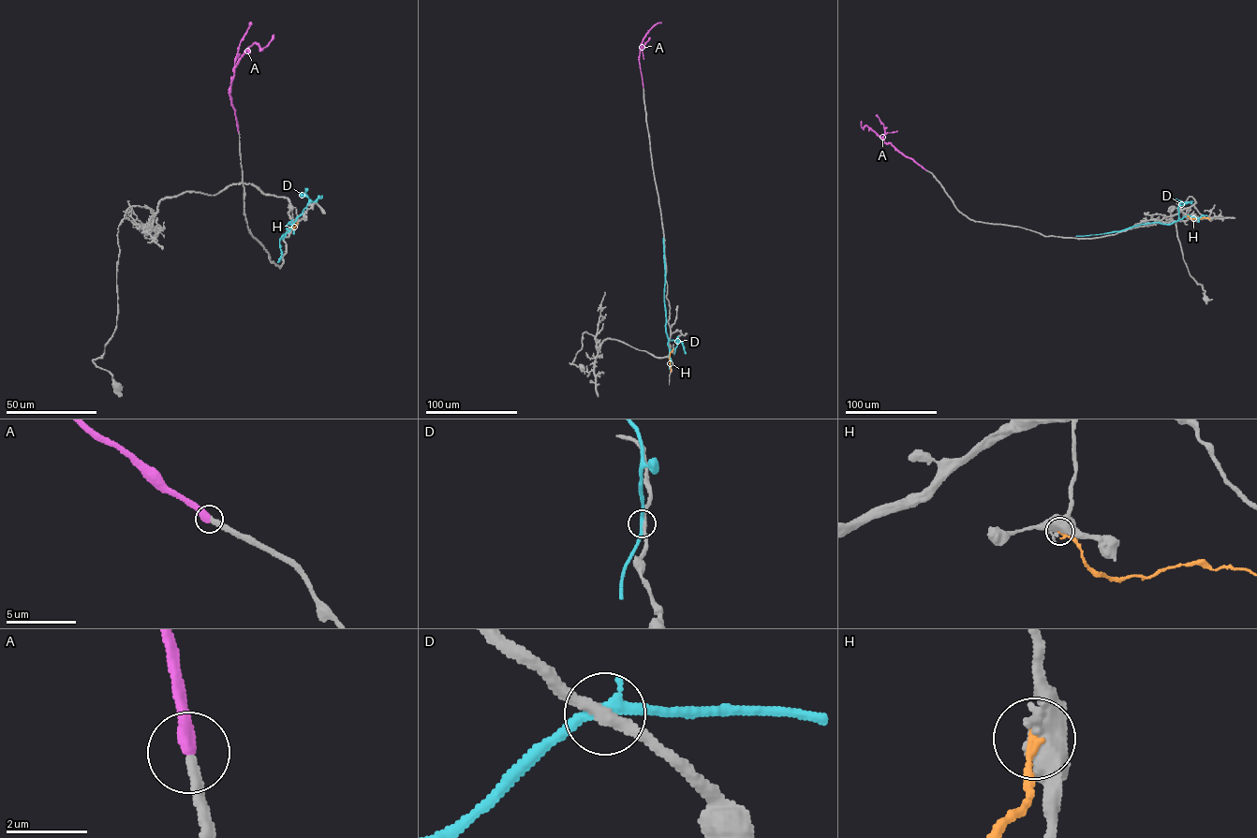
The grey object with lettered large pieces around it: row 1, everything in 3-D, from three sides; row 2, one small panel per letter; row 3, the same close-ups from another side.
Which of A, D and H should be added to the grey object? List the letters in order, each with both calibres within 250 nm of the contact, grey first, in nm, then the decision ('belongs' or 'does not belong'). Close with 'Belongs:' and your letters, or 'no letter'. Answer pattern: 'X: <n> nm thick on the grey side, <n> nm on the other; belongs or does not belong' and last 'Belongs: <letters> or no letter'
A: 320 nm thick on the grey side, 440 nm on the other; belongs
D: 280 nm thick on the grey side, 280 nm on the other; does not belong
H: 600 nm thick on the grey side, 220 nm on the other; does not belong
Belongs: A

